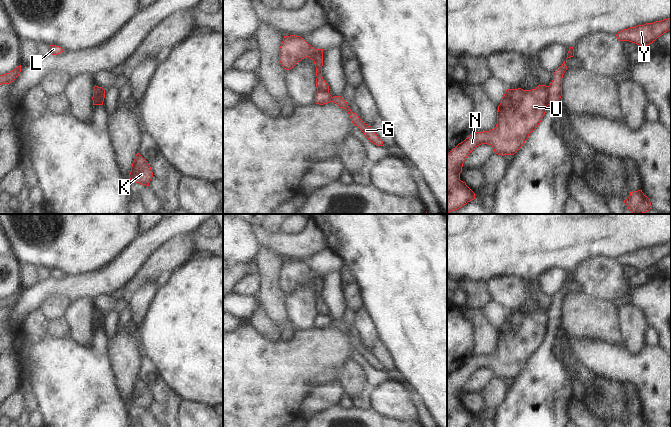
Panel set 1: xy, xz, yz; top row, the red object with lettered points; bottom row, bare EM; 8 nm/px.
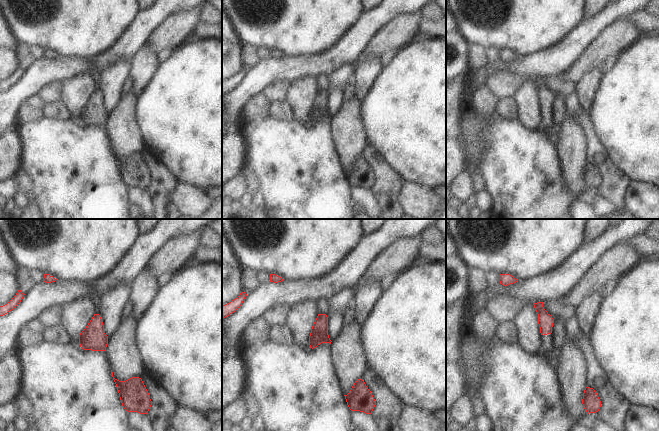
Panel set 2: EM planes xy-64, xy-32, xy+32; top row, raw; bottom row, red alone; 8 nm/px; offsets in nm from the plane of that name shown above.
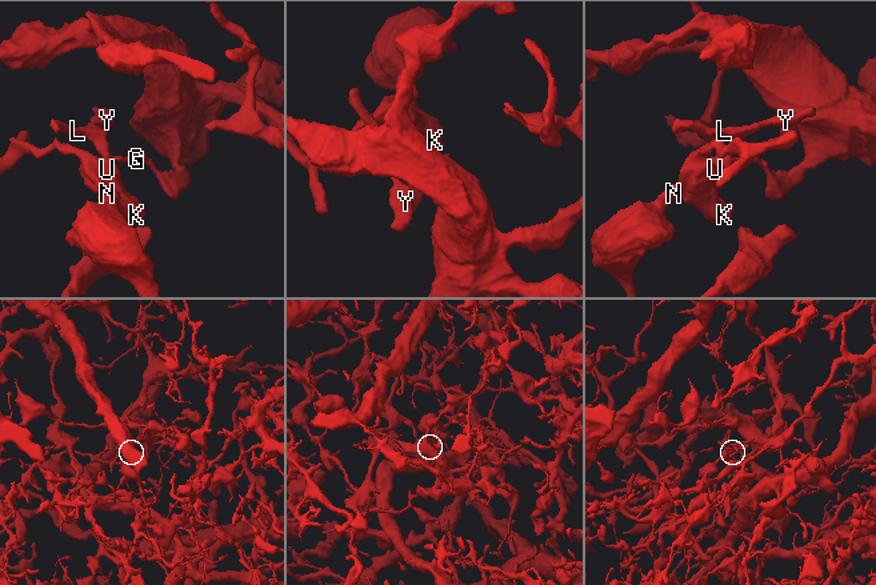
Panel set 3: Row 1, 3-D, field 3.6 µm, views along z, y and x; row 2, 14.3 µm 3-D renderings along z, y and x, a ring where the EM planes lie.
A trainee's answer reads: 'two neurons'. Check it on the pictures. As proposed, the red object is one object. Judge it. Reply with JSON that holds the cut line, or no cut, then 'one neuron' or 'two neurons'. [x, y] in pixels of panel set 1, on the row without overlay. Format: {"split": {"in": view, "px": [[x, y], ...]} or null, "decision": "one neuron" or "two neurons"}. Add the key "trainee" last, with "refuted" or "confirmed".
{"split": {"in": "yz", "px": [[548, 310], [547, 329]]}, "decision": "two neurons", "trainee": "confirmed"}

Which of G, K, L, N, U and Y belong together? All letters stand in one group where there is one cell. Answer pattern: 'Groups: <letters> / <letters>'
Groups: G K N U / L Y.

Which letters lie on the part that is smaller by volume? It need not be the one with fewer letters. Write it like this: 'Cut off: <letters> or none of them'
Cut off: L, Y

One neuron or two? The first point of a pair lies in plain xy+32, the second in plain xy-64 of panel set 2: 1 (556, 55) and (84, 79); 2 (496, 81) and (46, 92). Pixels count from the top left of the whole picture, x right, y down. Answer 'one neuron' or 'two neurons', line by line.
1: two neurons
2: one neuron

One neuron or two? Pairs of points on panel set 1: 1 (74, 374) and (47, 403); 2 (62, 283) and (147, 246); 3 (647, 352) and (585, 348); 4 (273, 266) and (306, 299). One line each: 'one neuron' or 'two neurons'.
1: one neuron
2: one neuron
3: one neuron
4: two neurons

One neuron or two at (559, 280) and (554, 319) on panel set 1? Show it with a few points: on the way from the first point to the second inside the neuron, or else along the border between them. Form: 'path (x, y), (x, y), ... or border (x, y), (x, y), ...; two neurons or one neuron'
border (564, 284), (553, 297); two neurons

